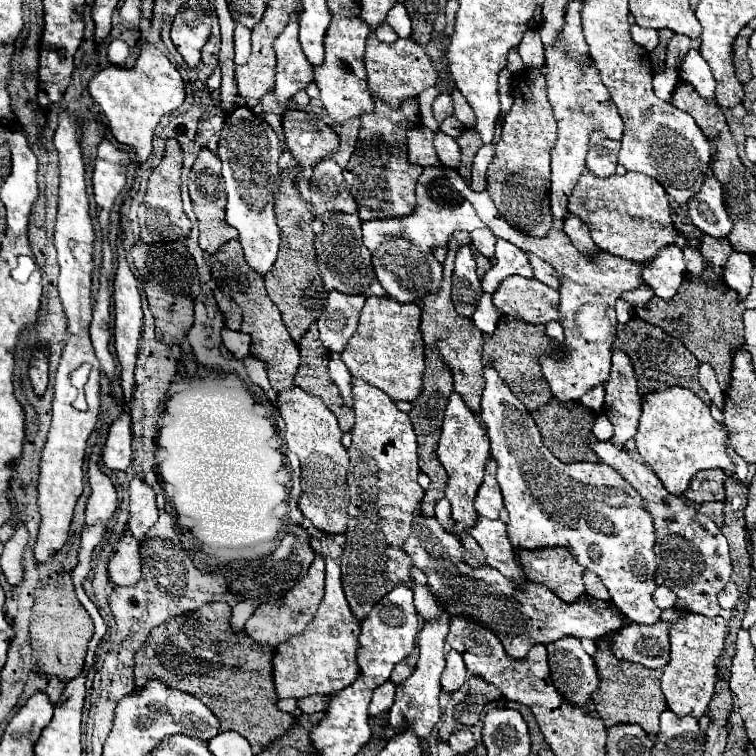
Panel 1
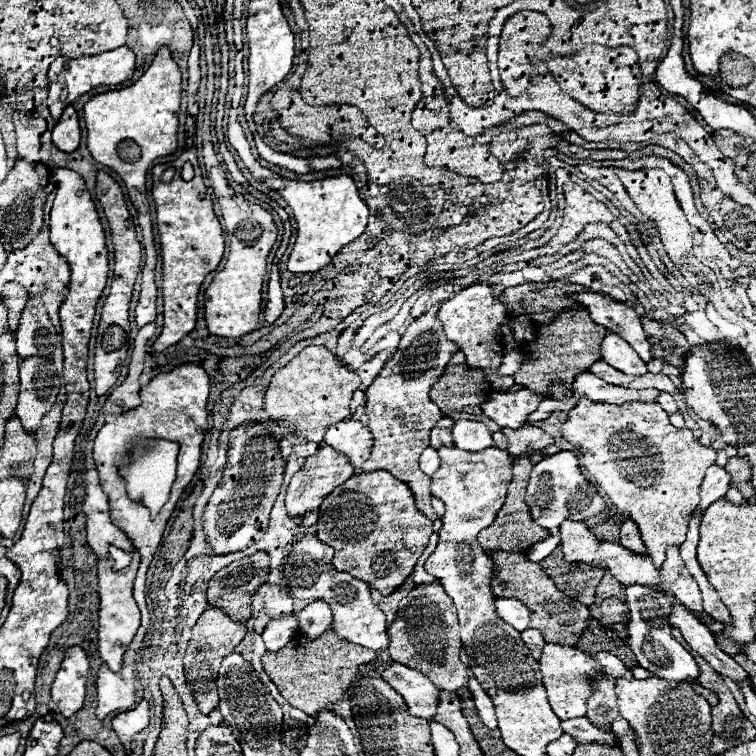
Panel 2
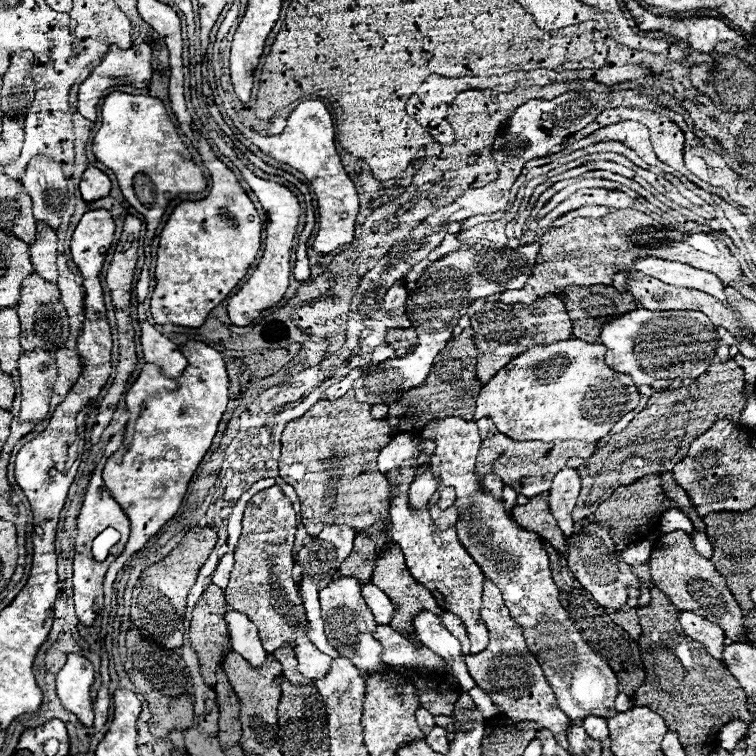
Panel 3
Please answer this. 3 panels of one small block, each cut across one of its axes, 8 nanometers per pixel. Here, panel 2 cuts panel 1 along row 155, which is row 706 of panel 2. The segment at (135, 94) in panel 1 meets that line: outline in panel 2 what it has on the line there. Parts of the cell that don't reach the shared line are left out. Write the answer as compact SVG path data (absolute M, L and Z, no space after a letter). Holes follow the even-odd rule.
M142 700L140 704L136 704L134 710L122 712L112 718L112 728L116 730L120 742L124 744L126 750L130 750L132 736L148 726L148 708L150 708L150 704L146 700Z

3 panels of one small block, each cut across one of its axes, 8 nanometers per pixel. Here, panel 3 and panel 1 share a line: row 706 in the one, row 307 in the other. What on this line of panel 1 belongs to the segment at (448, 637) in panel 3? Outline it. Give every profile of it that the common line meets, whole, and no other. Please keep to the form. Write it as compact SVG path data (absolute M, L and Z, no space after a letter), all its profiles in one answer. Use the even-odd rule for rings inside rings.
M484 294L480 298L480 304L478 304L474 316L472 316L476 328L480 328L482 332L494 332L494 328L498 324L498 318L500 318L500 312L492 304L492 296L490 294Z

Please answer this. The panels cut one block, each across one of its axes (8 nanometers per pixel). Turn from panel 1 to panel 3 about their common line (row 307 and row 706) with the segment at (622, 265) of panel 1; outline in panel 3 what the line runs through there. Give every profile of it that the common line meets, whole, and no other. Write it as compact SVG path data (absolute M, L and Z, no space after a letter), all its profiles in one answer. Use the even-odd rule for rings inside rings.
M446 416L442 420L428 422L418 436L436 444L434 454L440 458L440 480L444 486L452 486L456 490L458 540L468 548L484 576L498 584L504 596L504 604L508 606L514 620L522 626L526 644L542 666L562 712L570 720L584 720L586 716L612 718L616 714L614 698L618 696L616 674L598 654L592 652L562 608L558 600L558 588L552 582L548 568L548 554L540 536L520 528L504 510L504 502L486 496L482 492L482 484L474 476L476 454L480 448L476 422L462 420L458 416Z

